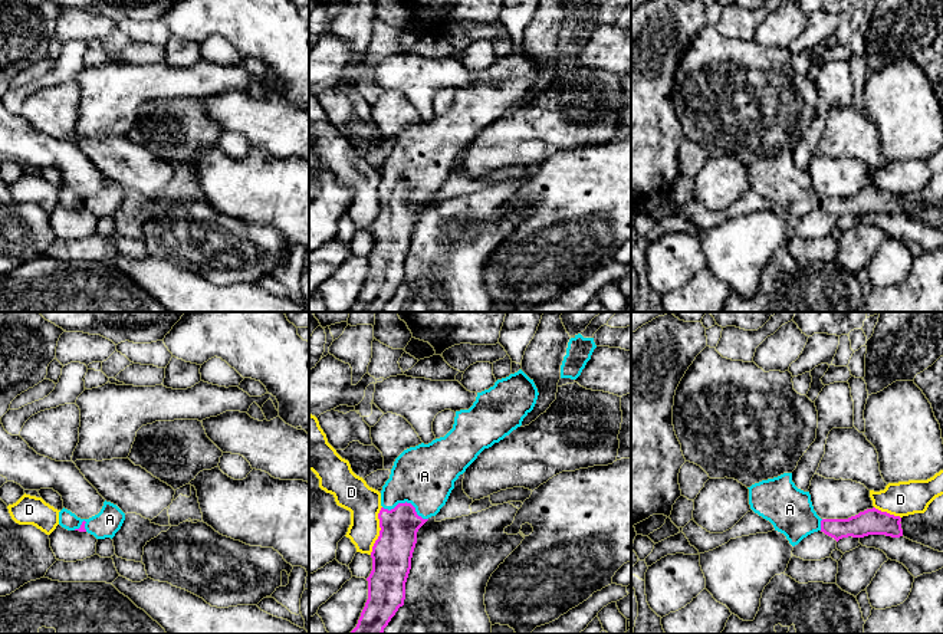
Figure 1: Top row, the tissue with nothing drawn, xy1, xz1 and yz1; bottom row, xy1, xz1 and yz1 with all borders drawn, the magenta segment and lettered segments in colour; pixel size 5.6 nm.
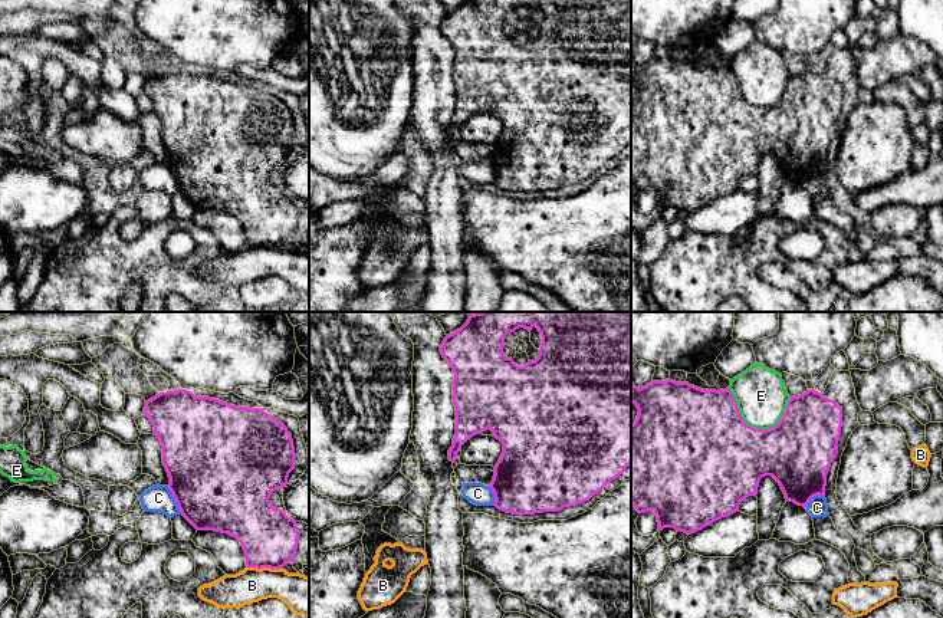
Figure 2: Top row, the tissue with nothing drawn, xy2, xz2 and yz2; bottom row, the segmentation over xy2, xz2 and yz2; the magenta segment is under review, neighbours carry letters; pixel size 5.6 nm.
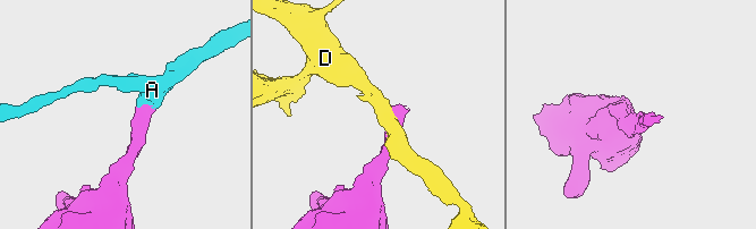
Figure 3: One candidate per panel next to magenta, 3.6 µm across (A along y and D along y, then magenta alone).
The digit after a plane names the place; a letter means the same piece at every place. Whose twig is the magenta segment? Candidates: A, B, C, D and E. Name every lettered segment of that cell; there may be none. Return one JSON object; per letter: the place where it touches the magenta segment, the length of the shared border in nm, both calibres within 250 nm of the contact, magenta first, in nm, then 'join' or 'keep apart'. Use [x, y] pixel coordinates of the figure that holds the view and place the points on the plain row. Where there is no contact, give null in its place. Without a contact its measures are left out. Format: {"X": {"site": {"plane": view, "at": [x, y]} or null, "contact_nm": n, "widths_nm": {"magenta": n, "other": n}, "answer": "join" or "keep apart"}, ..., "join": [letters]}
{"A": {"site": {"plane": "xz1", "at": [406, 180]}, "contact_nm": 260, "widths_nm": {"magenta": 220, "other": 340}, "answer": "join"}, "B": {"site": {"plane": "xy2", "at": [265, 245]}, "contact_nm": 190, "widths_nm": {"magenta": 320, "other": 190}, "answer": "keep apart"}, "C": {"site": {"plane": "xy2", "at": [174, 176]}, "contact_nm": 170, "widths_nm": {"magenta": 500, "other": 140}, "answer": "keep apart"}, "D": {"site": {"plane": "xz1", "at": [380, 209]}, "contact_nm": 280, "widths_nm": {"magenta": 220, "other": 190}, "answer": "keep apart"}, "E": {"site": {"plane": "yz2", "at": [756, 107]}, "contact_nm": 360, "widths_nm": {"magenta": 480, "other": 280}, "answer": "keep apart"}, "join": ["A"]}

